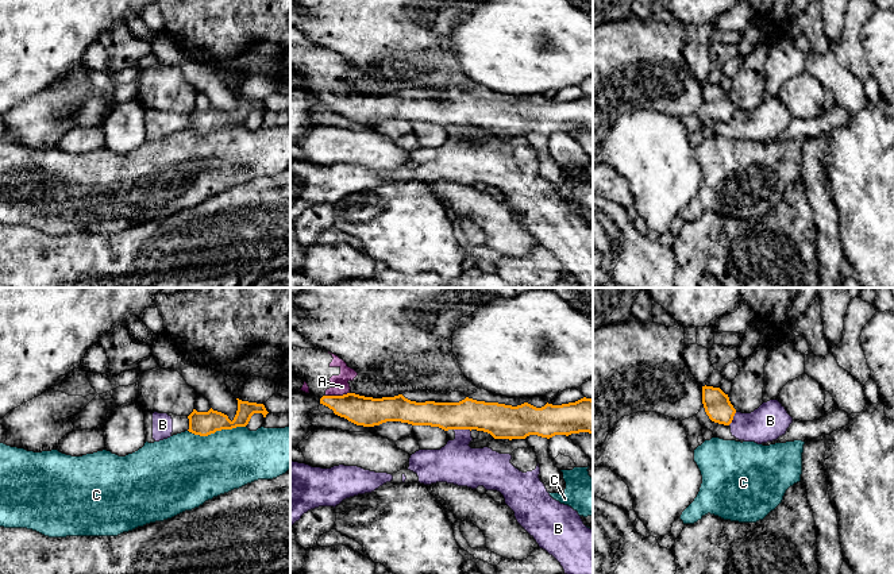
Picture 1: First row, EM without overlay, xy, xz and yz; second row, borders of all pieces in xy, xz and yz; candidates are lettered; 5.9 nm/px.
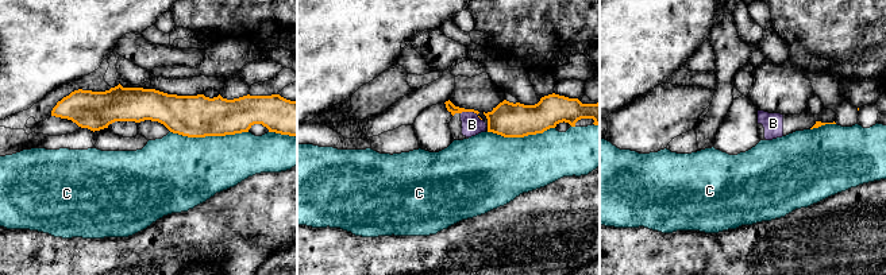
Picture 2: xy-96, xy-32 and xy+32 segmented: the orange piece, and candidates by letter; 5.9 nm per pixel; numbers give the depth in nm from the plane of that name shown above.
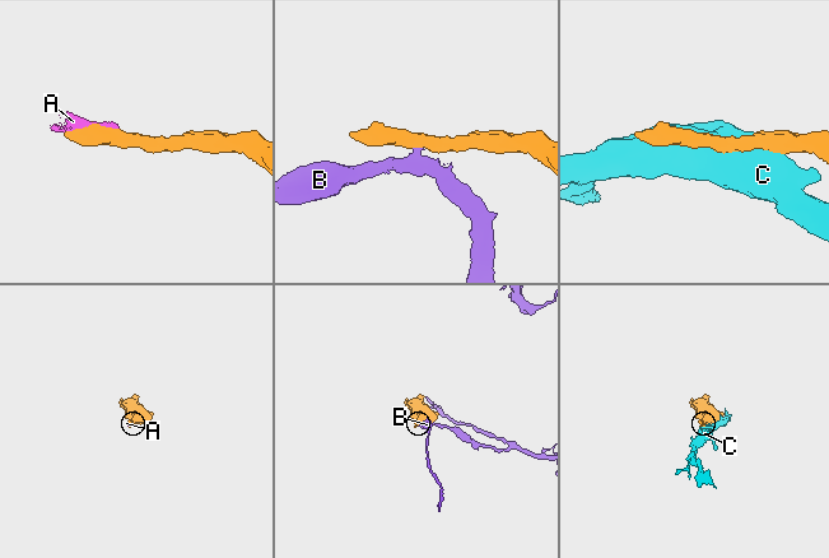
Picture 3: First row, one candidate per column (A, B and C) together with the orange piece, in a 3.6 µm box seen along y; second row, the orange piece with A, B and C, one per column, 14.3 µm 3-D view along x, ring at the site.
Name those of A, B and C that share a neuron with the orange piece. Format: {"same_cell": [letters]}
{"same_cell": ["A"]}

